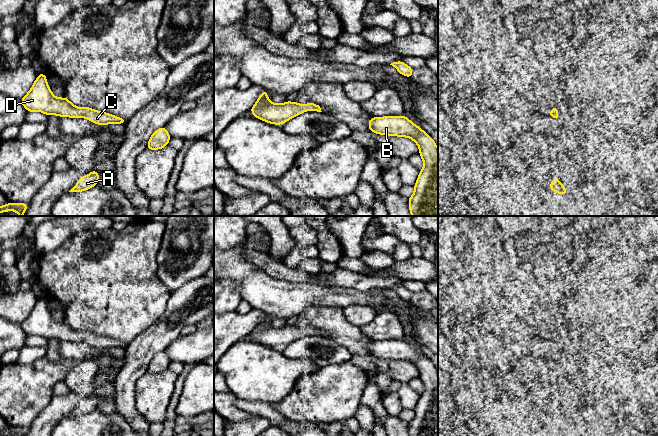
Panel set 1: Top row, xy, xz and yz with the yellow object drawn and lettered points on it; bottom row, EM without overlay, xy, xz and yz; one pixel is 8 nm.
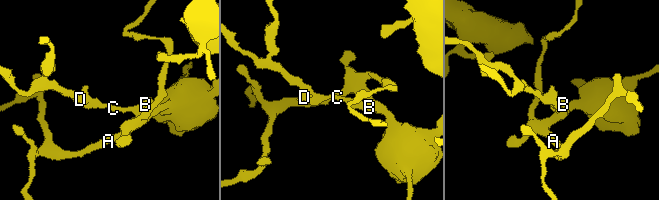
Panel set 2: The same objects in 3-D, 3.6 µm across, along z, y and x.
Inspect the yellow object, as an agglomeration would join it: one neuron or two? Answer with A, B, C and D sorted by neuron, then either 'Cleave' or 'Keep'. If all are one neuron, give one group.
Groups: A B C D. Keep

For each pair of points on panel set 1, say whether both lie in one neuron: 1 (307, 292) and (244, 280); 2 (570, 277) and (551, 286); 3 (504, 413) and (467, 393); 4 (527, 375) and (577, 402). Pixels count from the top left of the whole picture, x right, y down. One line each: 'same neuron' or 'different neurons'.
1: same neuron
2: different neurons
3: same neuron
4: same neuron

